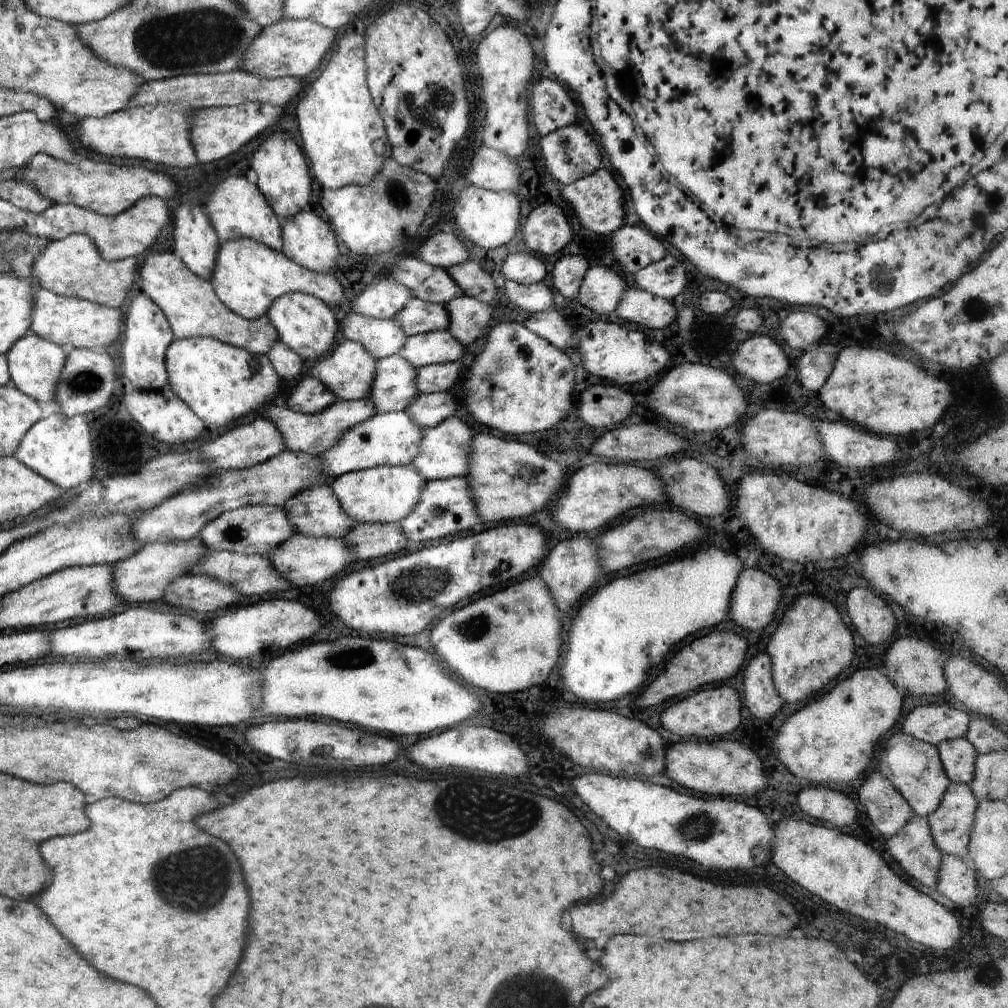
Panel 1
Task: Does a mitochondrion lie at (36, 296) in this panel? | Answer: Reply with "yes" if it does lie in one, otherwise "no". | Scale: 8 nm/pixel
no

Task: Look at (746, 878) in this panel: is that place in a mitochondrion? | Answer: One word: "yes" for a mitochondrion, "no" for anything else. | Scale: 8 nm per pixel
no

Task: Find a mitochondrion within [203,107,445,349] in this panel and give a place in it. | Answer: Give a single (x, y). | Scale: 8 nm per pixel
(394, 192)

